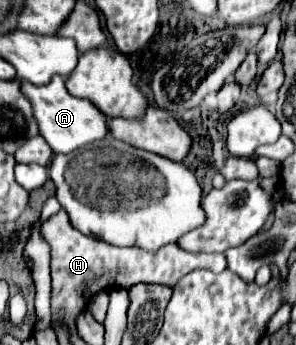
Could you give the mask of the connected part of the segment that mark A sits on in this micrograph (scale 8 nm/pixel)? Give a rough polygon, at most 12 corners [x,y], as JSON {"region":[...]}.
{"region":[[62,77],[22,81],[54,153],[104,139],[108,117]]}

